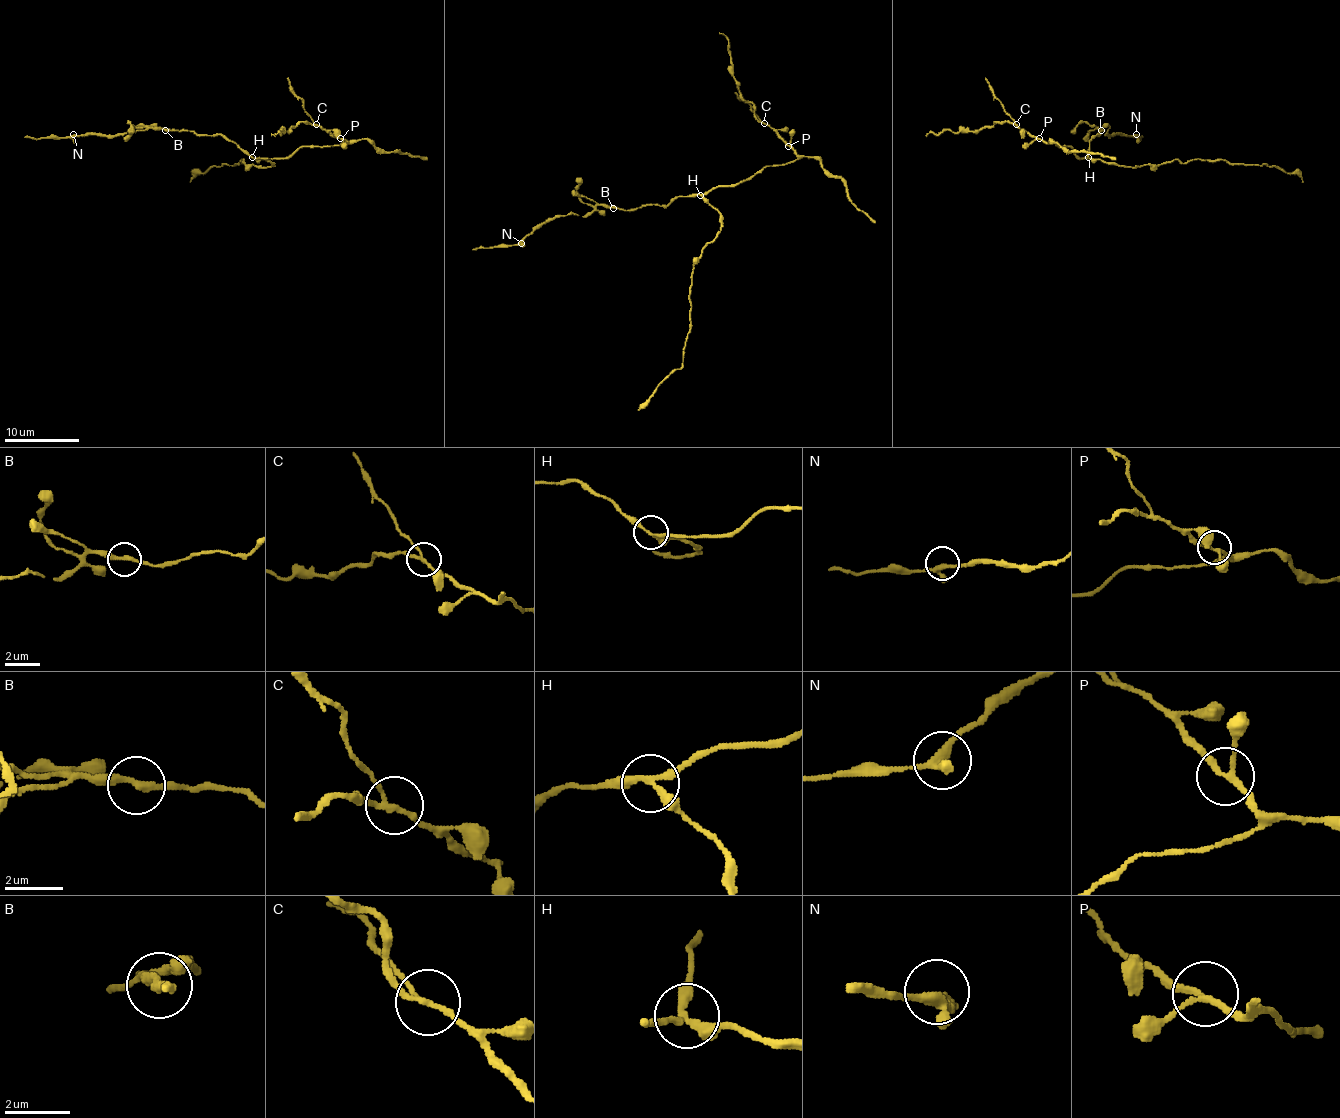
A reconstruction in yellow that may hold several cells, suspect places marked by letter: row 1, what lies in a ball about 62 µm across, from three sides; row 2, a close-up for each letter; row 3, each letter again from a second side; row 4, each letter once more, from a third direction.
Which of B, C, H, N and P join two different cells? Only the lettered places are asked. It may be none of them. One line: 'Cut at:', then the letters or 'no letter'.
Cut at: C, H

